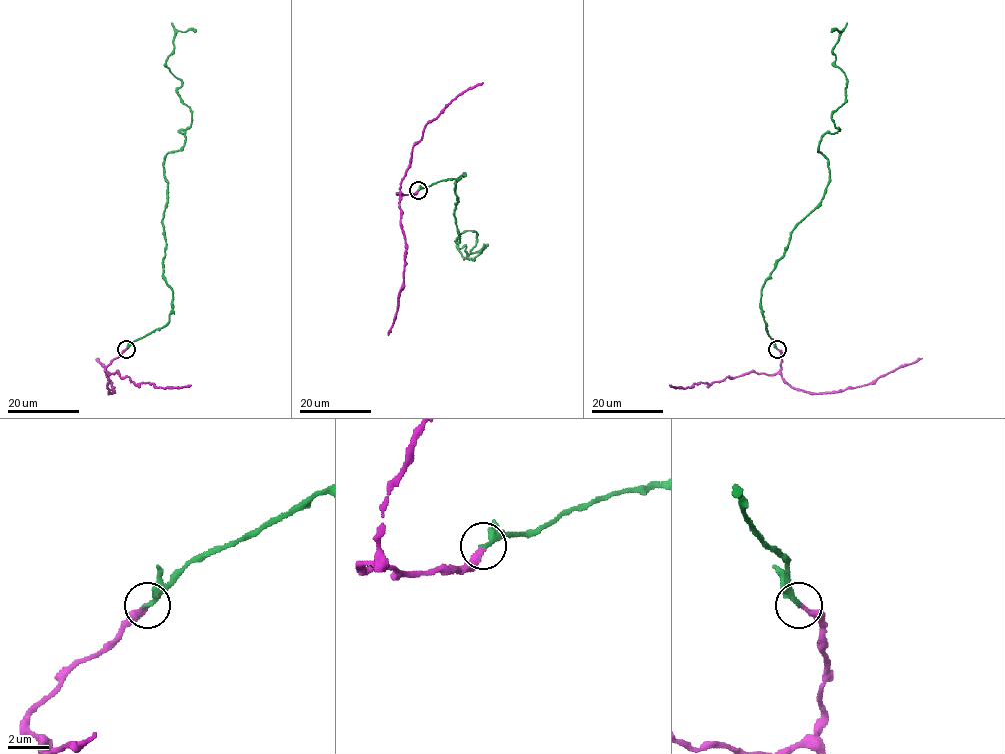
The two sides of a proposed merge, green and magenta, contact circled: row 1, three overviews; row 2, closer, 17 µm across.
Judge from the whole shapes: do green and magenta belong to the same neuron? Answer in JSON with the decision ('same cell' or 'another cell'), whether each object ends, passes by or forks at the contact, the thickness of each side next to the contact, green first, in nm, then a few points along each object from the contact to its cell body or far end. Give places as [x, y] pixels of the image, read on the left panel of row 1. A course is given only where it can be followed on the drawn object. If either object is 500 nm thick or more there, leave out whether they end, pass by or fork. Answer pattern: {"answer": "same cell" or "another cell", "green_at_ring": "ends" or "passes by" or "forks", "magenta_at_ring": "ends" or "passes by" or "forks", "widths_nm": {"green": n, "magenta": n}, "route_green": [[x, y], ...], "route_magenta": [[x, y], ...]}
{"answer": "same cell", "green_at_ring": "ends", "magenta_at_ring": "ends", "widths_nm": {"green": 240, "magenta": 280}, "route_green": [[126, 349], [172, 308], [163, 158], [184, 144], [191, 114], [166, 64], [174, 34], [196, 32]], "route_magenta": [[126, 349], [105, 368], [110, 393], [114, 391], [111, 383], [96, 358]]}

